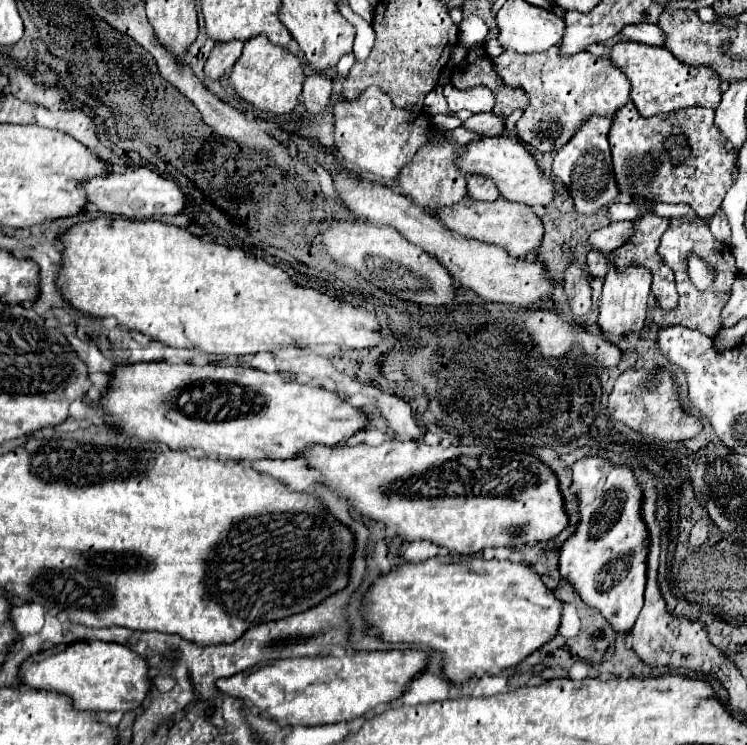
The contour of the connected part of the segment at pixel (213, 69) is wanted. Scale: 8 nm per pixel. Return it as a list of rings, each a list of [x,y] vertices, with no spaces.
[[[235,39],[227,43],[217,43],[205,63],[205,75],[211,79],[221,79],[223,75],[227,75],[233,69],[235,61],[239,59],[243,43],[245,41],[235,41]]]

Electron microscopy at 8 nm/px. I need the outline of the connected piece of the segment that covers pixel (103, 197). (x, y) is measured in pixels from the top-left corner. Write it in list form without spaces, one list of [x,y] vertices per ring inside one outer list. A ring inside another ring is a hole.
[[[129,167],[129,169],[113,169],[107,177],[95,177],[83,183],[89,201],[99,207],[103,213],[125,215],[129,219],[147,219],[153,215],[177,215],[187,205],[187,195],[181,193],[175,181],[163,179],[147,167]]]

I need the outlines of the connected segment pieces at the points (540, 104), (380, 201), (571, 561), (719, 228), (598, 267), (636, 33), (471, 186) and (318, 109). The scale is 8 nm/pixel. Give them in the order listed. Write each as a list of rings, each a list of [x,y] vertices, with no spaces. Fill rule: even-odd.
[[[551,47],[551,51],[543,51],[543,53],[535,53],[535,55],[519,55],[515,51],[505,51],[497,59],[493,59],[493,63],[495,63],[495,69],[497,69],[499,77],[503,79],[503,83],[507,83],[511,87],[515,83],[529,95],[529,107],[521,115],[521,119],[517,121],[515,127],[517,127],[517,135],[527,145],[537,147],[539,151],[551,151],[551,149],[563,147],[571,139],[571,135],[577,131],[577,127],[581,125],[585,115],[591,115],[591,113],[613,115],[619,107],[623,107],[629,101],[629,79],[625,73],[621,73],[619,67],[615,67],[615,63],[609,61],[607,53],[601,57],[595,57],[587,51],[579,51],[575,55],[563,57],[559,53],[559,47]]]
[[[339,173],[335,177],[335,187],[343,203],[363,221],[373,225],[391,225],[395,227],[407,241],[413,245],[423,247],[427,253],[435,255],[453,275],[455,281],[459,281],[463,287],[479,293],[487,301],[497,303],[509,303],[515,307],[531,309],[541,301],[551,299],[555,281],[549,277],[545,263],[541,261],[527,261],[509,255],[503,251],[503,247],[487,245],[475,239],[467,239],[463,235],[455,235],[447,227],[443,227],[441,221],[431,217],[427,211],[411,203],[411,199],[397,195],[389,187],[381,183],[371,183],[367,179],[347,177],[345,173]]]
[[[587,455],[573,463],[573,481],[581,485],[579,491],[579,511],[581,511],[581,525],[577,527],[575,535],[563,543],[561,557],[559,557],[559,571],[561,577],[569,579],[581,599],[595,607],[615,631],[627,633],[635,625],[635,619],[643,607],[643,591],[647,583],[647,551],[649,551],[649,531],[641,517],[641,503],[643,503],[643,487],[637,481],[633,469],[629,465],[613,463],[611,459],[599,455]]]
[[[719,209],[713,217],[711,217],[711,223],[709,223],[709,229],[713,233],[715,239],[723,241],[723,243],[731,243],[731,229],[729,229],[729,221],[727,221],[727,215],[723,215],[723,209]]]
[[[589,251],[589,255],[587,255],[587,271],[589,271],[589,275],[605,277],[607,269],[609,269],[609,261],[607,261],[605,253]]]
[[[637,23],[637,25],[629,25],[623,29],[625,39],[629,41],[639,41],[645,45],[663,45],[665,43],[665,35],[657,25],[649,25],[649,23]]]
[[[471,175],[467,181],[469,197],[475,201],[495,201],[497,199],[497,187],[491,183],[491,179],[483,179],[481,175]]]
[[[319,73],[307,75],[301,99],[305,103],[305,109],[311,115],[321,115],[327,105],[329,105],[329,95],[331,95],[331,79]]]

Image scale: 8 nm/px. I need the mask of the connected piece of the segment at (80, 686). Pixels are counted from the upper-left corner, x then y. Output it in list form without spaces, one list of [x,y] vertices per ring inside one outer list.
[[[105,641],[71,643],[63,651],[31,655],[21,665],[21,681],[33,689],[65,693],[73,699],[77,711],[135,711],[151,691],[149,665],[125,645]]]

